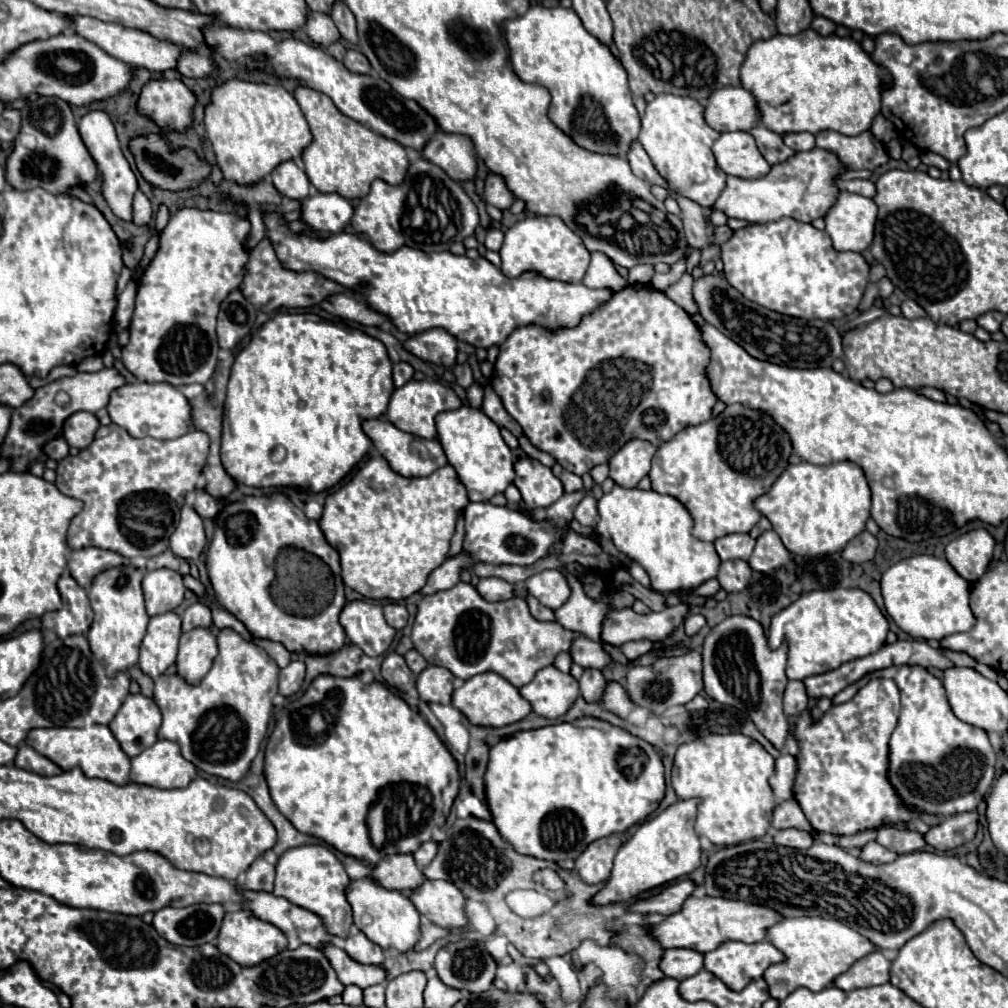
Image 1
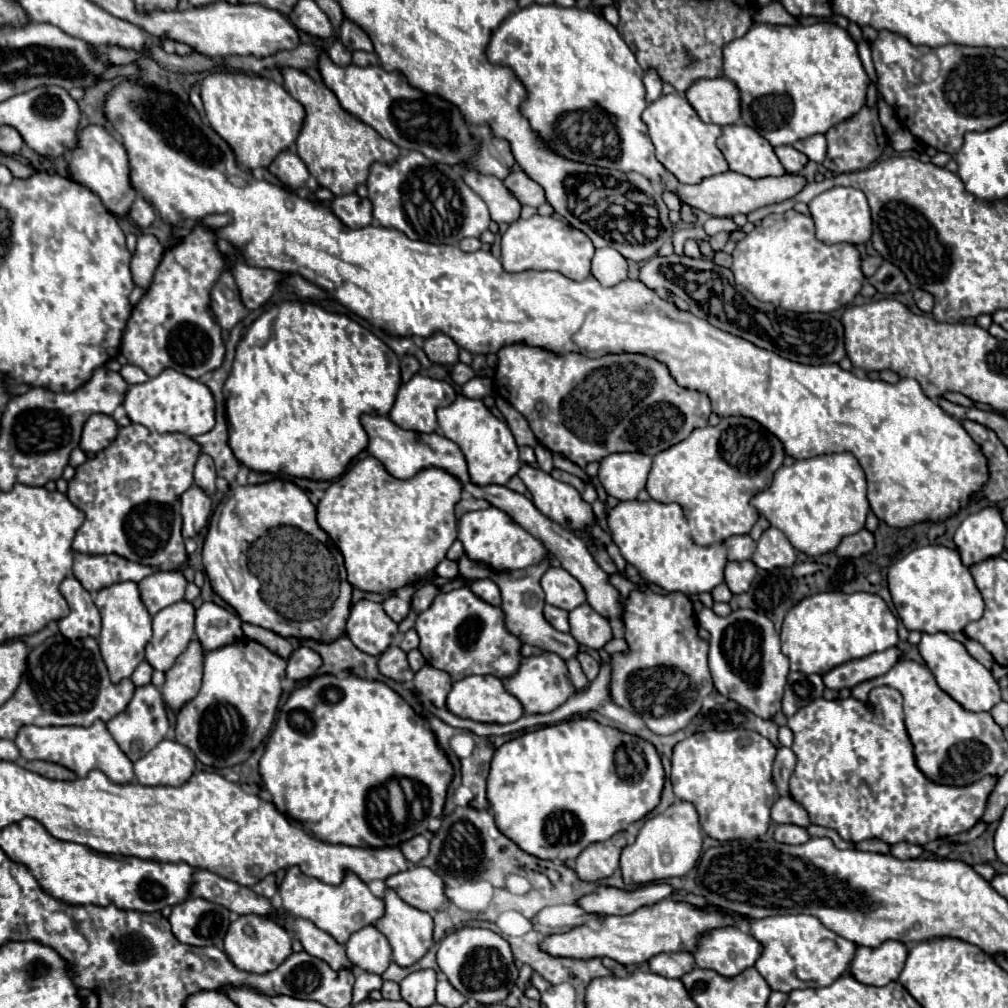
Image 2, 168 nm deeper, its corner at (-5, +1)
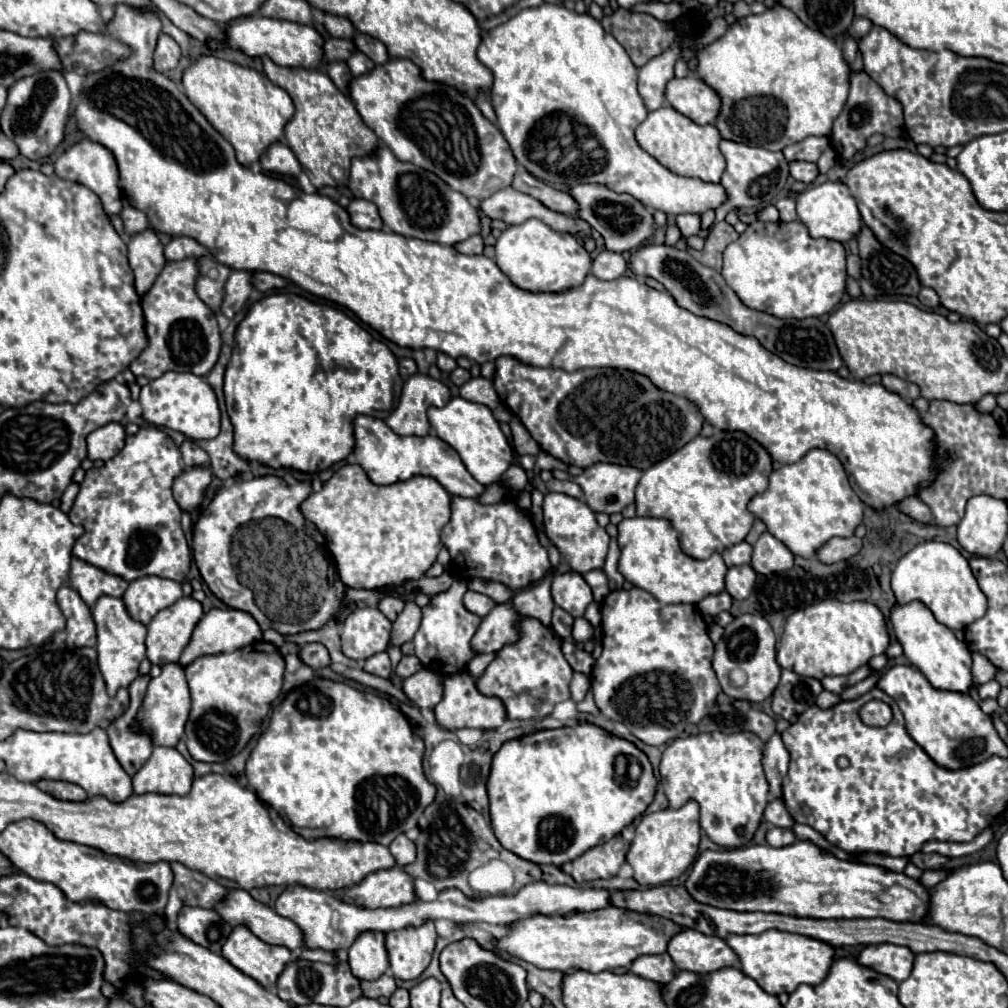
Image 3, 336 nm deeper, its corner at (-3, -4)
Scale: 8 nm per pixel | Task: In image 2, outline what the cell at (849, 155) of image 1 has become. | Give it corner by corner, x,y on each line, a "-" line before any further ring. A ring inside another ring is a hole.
863,106
855,116
833,126
825,136
827,136
827,158
823,160
823,166
837,174
869,168
881,156
881,152
885,150
885,144
887,144
887,138
879,124
879,108
877,106
873,106
873,108

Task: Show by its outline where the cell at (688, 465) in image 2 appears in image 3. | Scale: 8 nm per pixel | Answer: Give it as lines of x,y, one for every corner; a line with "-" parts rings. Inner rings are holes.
715,431
711,437
697,435
685,447
669,455
667,459
649,467
635,491
635,505
639,517
665,517
673,523
681,549
693,559
707,559
711,553
721,553
725,547
737,545
751,531
755,521
747,511
747,503
767,489
771,467
771,455
767,449
741,431

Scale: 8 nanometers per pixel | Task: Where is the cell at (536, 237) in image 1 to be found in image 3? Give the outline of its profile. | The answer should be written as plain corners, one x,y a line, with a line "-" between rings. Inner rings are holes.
539,219
507,227
495,243
495,263
521,289
527,291
565,291
577,287
589,273
591,253
579,245
571,233
551,229

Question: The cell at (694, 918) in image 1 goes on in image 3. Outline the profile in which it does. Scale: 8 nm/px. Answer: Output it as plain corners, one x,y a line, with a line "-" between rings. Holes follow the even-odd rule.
607,907
593,913
575,913
569,917
547,917
535,915
513,923
511,935
499,941
499,947
507,953
533,963
539,969
555,971
591,971
599,973
615,967
629,967
641,955
667,953
669,941
685,931
685,927
659,915
637,913
619,907

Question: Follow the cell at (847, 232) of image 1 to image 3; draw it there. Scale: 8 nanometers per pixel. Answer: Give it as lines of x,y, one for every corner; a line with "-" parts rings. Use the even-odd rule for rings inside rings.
823,183
817,187
809,187
795,199
797,215
807,225
811,237
825,237
839,243
847,243
861,233
861,215
857,209
857,199
851,195
845,183

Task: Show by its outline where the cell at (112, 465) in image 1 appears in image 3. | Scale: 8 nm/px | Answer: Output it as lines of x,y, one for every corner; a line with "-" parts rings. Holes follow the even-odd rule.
143,425
135,435
125,437
125,447
101,467
85,473
69,519
85,527
73,555
135,581
157,575
183,581
189,573
191,551
181,531
181,509
173,499
173,481
181,475
181,453
175,441
161,429

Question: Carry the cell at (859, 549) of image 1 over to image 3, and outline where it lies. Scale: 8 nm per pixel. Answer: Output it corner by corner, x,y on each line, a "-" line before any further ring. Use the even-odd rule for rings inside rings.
833,537
829,539
829,543
825,543
825,547
821,547
817,551
817,559
821,563
837,563
843,559
849,559
853,555
857,555
861,551
861,539
859,537

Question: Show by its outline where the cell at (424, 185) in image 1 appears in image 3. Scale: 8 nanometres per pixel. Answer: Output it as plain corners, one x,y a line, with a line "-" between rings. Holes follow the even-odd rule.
379,147
373,155
353,159
349,189
355,197
373,201
383,225
407,239
423,239
441,245
457,245
481,233
479,207
465,195
453,191
443,179
413,163
399,161
393,151

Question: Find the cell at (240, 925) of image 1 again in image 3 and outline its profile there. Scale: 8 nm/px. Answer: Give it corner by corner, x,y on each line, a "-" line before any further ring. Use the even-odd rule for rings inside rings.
239,925
225,941
223,957
263,987
271,987
291,961
291,951
287,947
269,945
255,937
245,925

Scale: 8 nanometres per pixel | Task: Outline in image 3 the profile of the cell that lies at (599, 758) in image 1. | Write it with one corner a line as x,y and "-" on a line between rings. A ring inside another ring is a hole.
588,722
575,727
535,731
503,743
493,757
491,775
487,779
491,825
499,843
527,861
557,867
577,859
577,855
583,855
589,847
619,835
623,827
645,813
655,797
655,789
657,779
647,755
631,741
615,737

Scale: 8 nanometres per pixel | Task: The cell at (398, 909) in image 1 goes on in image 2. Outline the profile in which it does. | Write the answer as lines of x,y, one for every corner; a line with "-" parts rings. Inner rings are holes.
385,890
383,902
385,902
385,916
375,922
375,928
389,940
393,950
393,962
397,962
399,966
411,966
417,960
421,960
433,944
433,918
423,910
407,906
393,890

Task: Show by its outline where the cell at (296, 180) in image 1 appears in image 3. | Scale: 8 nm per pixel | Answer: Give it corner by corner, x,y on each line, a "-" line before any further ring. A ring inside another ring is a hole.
273,143
259,163
263,171
267,173
277,173
277,175
287,175
287,177
299,177
303,171
293,151
283,143

